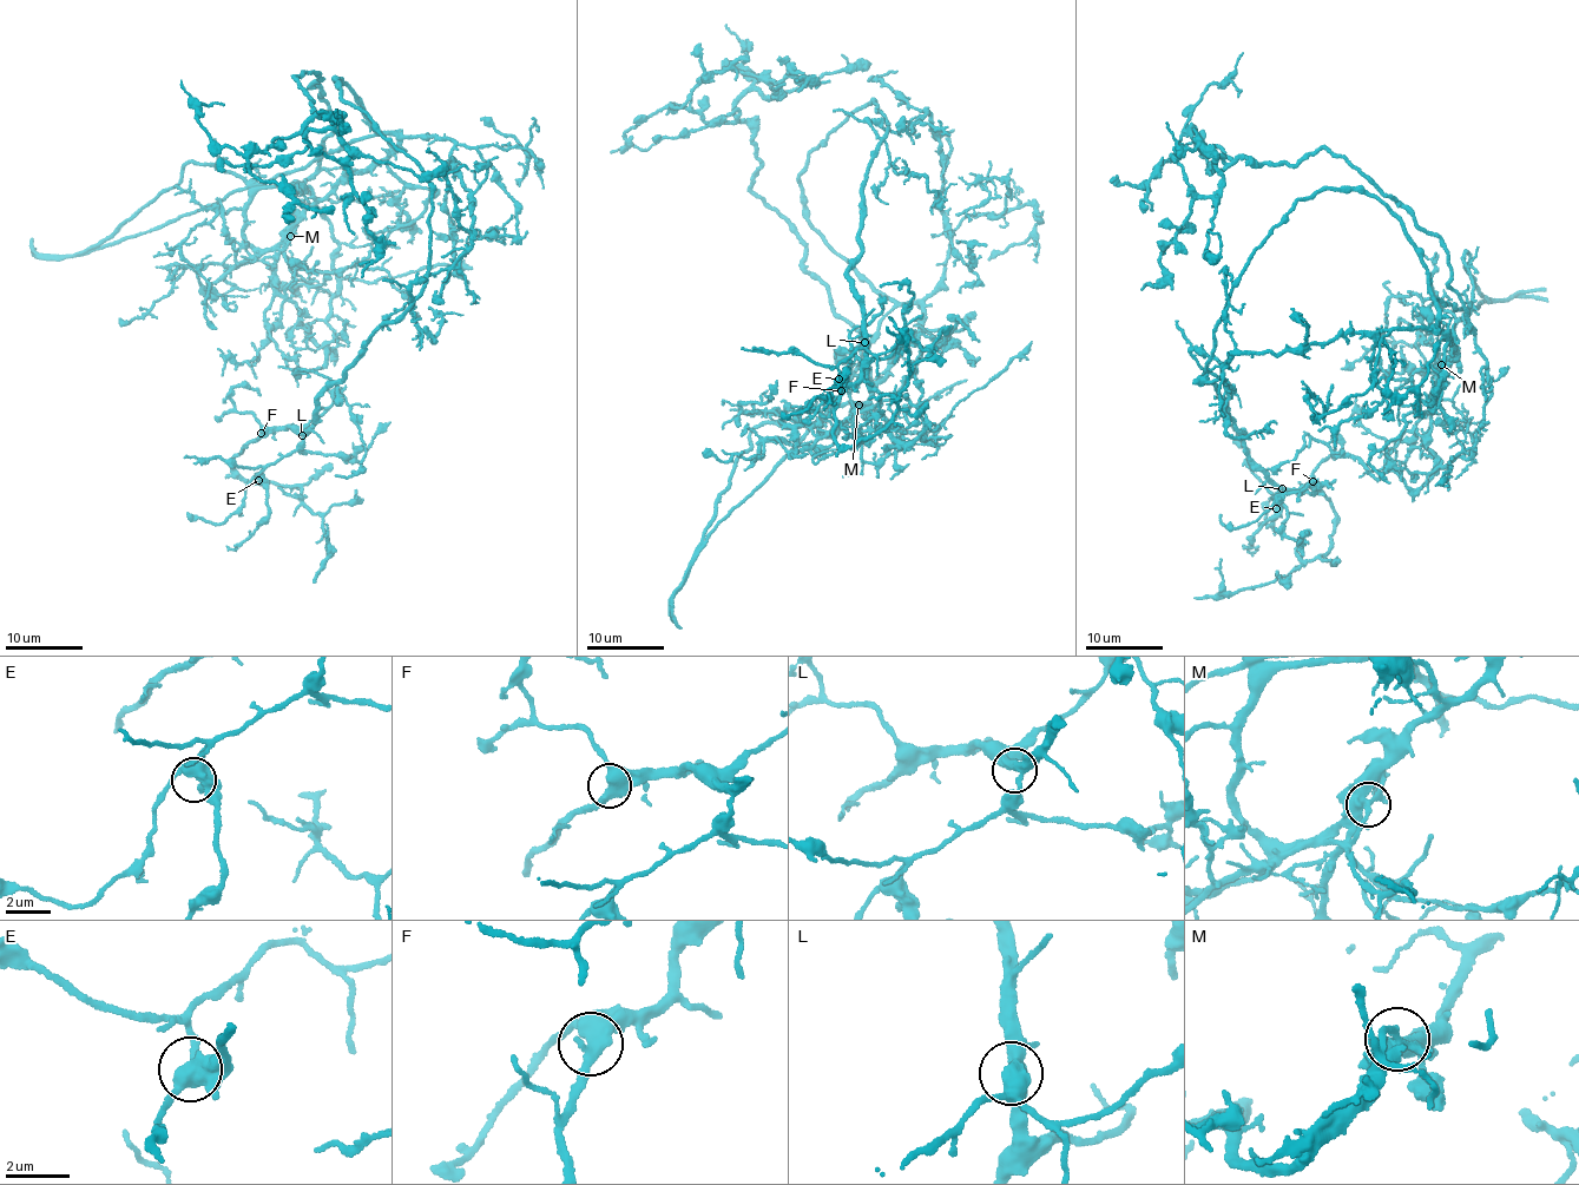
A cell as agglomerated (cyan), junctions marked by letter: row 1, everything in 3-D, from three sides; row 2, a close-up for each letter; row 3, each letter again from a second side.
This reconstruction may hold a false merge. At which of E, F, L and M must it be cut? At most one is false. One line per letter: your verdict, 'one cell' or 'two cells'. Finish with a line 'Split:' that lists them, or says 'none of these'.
E: one cell
F: one cell
L: one cell
M: two cells
Split: M

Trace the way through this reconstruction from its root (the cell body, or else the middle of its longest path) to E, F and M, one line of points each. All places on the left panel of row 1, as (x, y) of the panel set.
E: (445, 137), (474, 206), (472, 244), (375, 331), (317, 396), (303, 443), (258, 480)
F: (445, 137), (474, 206), (472, 244), (369, 336), (343, 379), (317, 396), (311, 428), (261, 433)
M: (445, 137), (432, 135), (401, 139), (399, 151), (350, 176), (321, 202), (307, 209), (290, 236)

